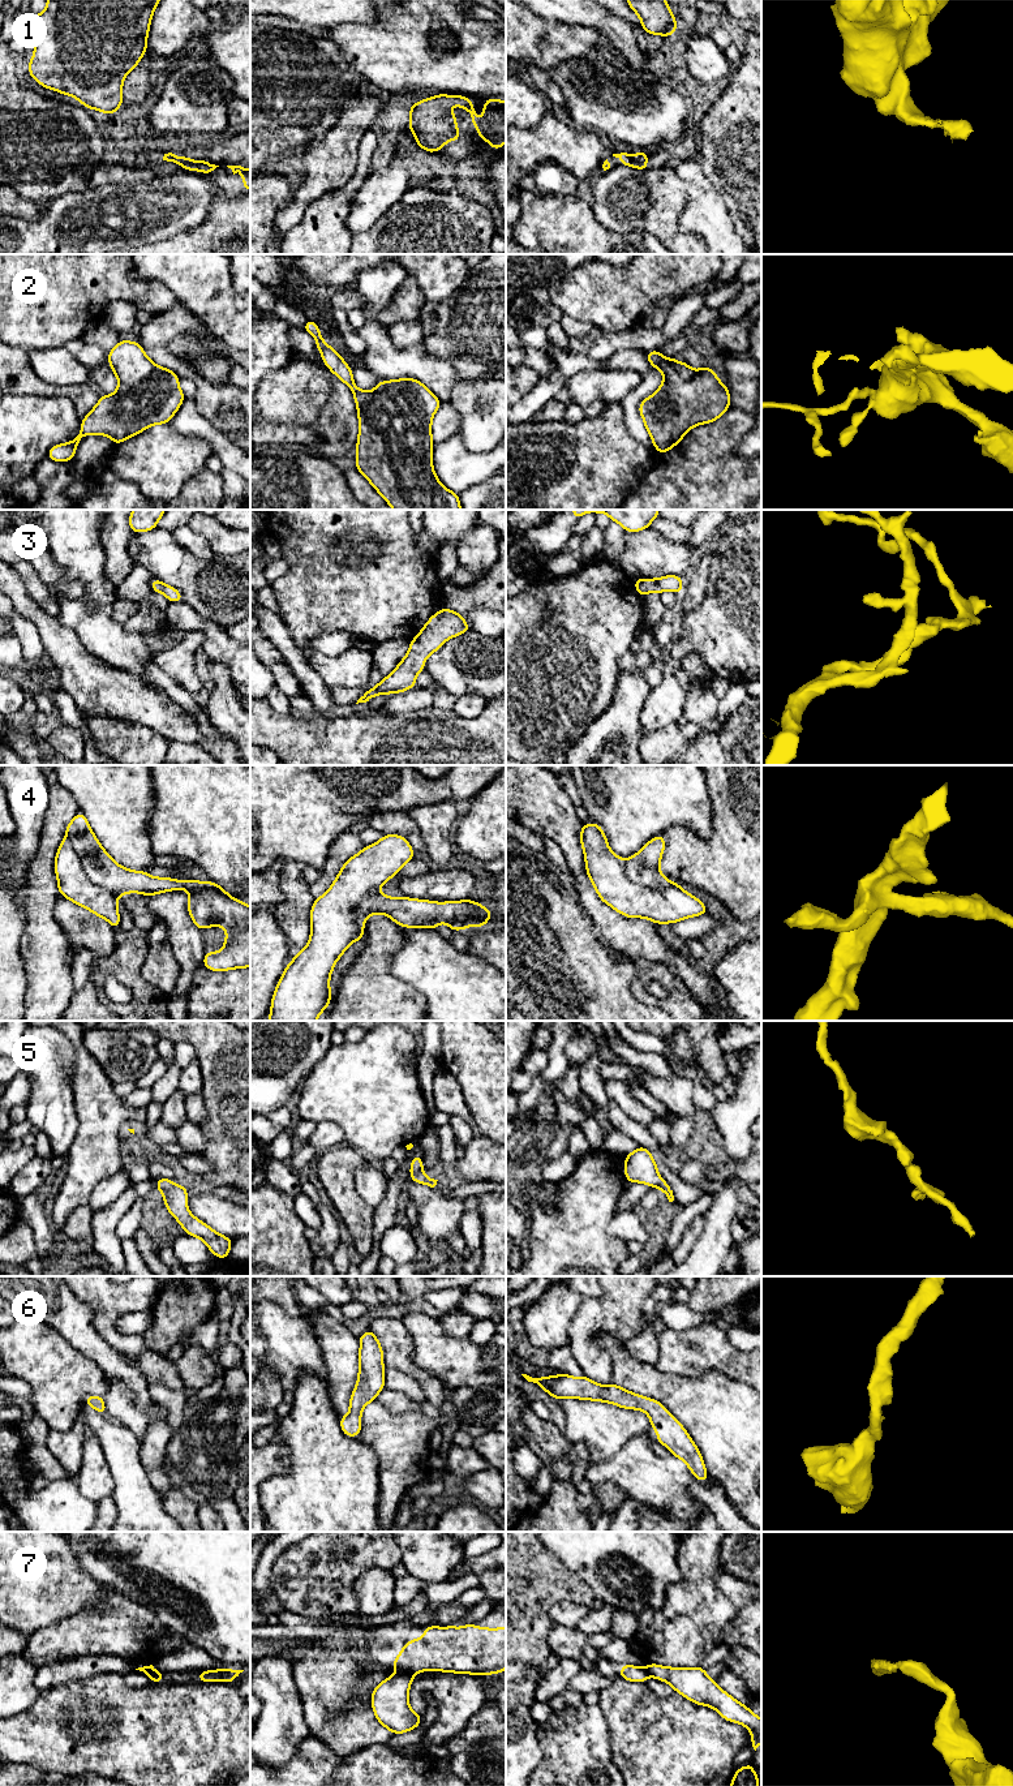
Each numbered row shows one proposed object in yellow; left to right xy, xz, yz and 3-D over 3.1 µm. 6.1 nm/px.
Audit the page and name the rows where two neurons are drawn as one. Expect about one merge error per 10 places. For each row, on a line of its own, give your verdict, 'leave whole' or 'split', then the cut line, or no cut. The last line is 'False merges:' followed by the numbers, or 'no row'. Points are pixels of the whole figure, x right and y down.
1: leave whole; no cut
2: leave whole; no cut
3: leave whole; no cut
4: split; cut in xy along (65, 837), (80, 858), (85, 875), (117, 896)
5: leave whole; no cut
6: leave whole; no cut
7: split; cut in xz along (399, 1671), (412, 1675)
False merges: 4, 7

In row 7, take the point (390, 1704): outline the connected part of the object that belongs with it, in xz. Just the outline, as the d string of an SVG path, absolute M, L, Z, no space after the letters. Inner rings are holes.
M399 1673L387 1676L372 1693L372 1708L377 1721L394 1735L416 1729L422 1717L415 1713L408 1701L413 1675Z

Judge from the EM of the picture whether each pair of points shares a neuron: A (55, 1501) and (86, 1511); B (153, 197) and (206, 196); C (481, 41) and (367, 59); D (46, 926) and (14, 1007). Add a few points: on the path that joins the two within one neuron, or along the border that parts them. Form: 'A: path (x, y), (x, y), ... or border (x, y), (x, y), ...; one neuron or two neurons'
A: path (63, 1508), (65, 1511), (78, 1511); one neuron
B: path (166, 200), (183, 200), (187, 196), (193, 196); one neuron
C: path (453, 61), (407, 61), (395, 59); one neuron
D: border (18, 947), (25, 974), (25, 1007); two neurons

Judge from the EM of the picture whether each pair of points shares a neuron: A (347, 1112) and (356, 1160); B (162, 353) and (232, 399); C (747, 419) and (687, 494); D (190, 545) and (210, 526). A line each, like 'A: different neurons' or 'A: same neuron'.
A: different neurons
B: same neuron
C: same neuron
D: different neurons

